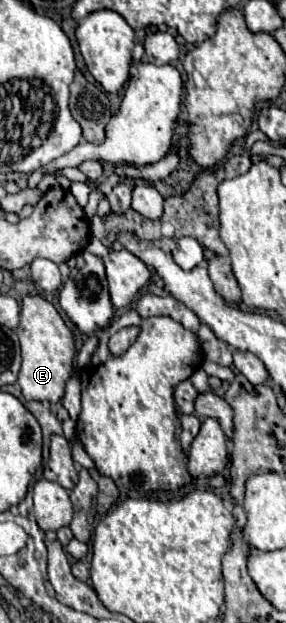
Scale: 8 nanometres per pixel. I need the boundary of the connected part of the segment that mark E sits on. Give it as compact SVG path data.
M40 295L24 297L20 309L20 325L18 325L18 339L22 349L22 367L18 375L18 383L26 401L50 401L58 403L64 397L66 381L76 373L74 369L74 339L70 329L66 327L64 319L56 311L52 303L42 299Z

